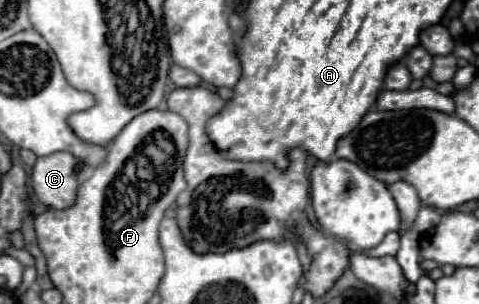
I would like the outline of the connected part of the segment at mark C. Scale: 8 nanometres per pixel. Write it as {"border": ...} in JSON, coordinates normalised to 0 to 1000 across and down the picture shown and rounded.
{"border":[[[115,500],[90,513],[69,546],[69,632],[73,645],[119,691],[136,691],[157,671],[157,625],[165,612],[161,579],[165,526],[144,500]]]}

